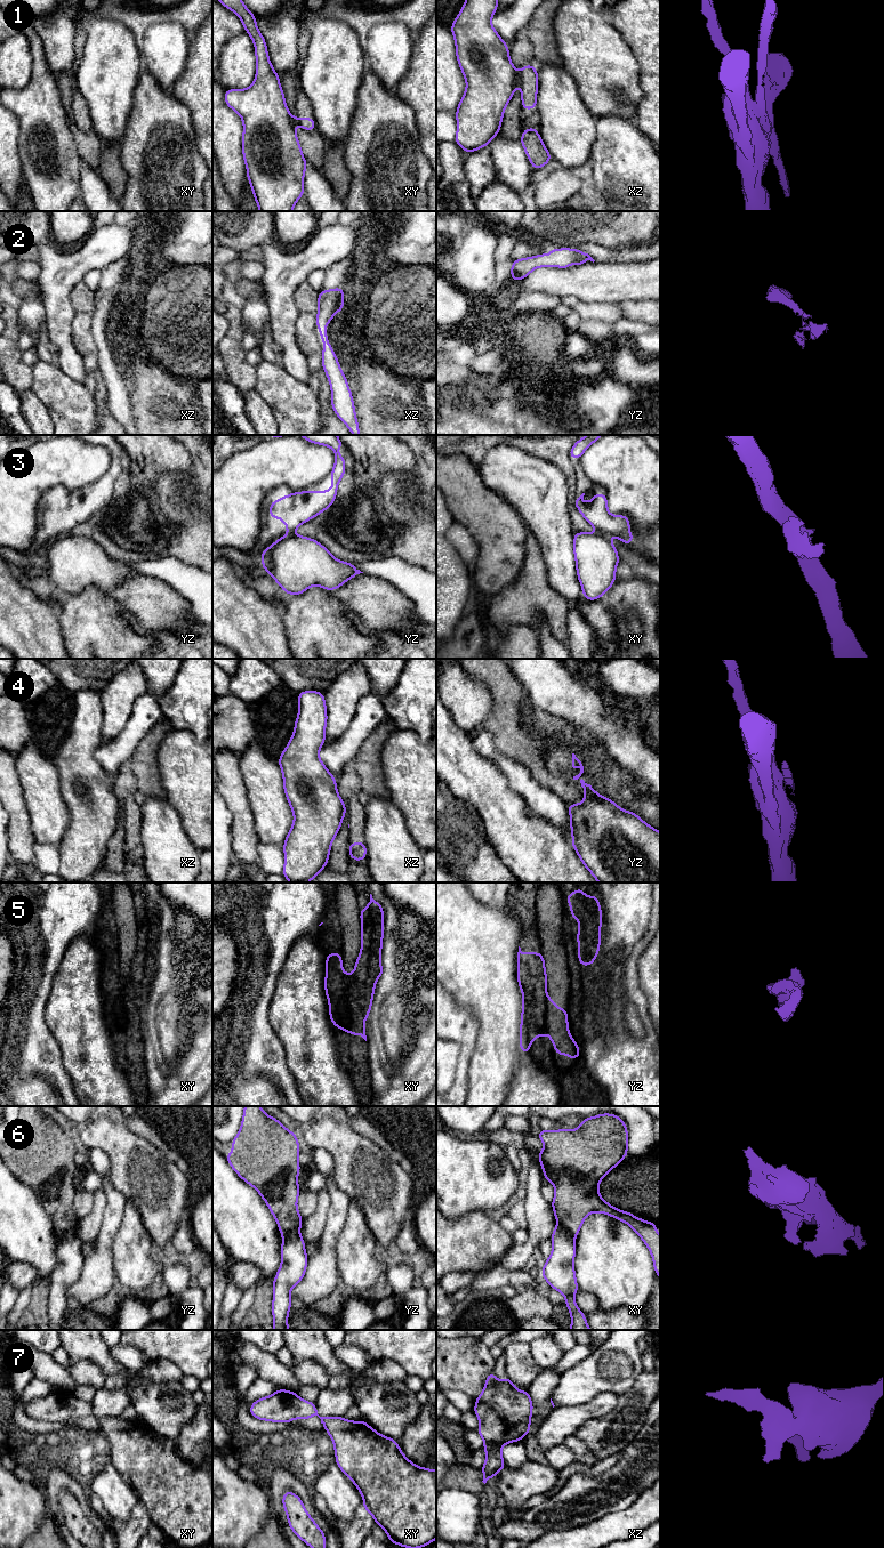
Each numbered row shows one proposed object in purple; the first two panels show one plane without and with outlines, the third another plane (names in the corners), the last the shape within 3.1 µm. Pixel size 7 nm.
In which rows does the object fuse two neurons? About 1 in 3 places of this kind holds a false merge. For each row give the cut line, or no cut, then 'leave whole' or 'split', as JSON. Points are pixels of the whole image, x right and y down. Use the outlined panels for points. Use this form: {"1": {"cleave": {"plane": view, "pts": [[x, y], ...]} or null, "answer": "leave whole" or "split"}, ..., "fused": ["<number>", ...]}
{"1": {"cleave": {"plane": "xz", "pts": [[517, 77], [519, 81]]}, "answer": "split"}, "2": {"cleave": null, "answer": "leave whole"}, "3": {"cleave": {"plane": "xy", "pts": [[597, 532], [604, 534]]}, "answer": "split"}, "4": {"cleave": {"plane": "xz", "pts": [[345, 806], [346, 808]]}, "answer": "split"}, "5": {"cleave": null, "answer": "leave whole"}, "6": {"cleave": {"plane": "xy", "pts": [[557, 1224], [573, 1238]]}, "answer": "split"}, "7": {"cleave": null, "answer": "leave whole"}, "fused": ["1", "3", "4", "6"]}

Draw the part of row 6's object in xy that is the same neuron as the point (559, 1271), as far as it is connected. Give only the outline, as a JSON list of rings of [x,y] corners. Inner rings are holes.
[[[557,1225],[552,1233],[553,1250],[543,1266],[541,1276],[548,1285],[565,1297],[565,1306],[571,1315],[569,1330],[592,1330],[585,1314],[578,1308],[574,1295],[579,1290],[573,1266],[576,1257],[574,1237]]]

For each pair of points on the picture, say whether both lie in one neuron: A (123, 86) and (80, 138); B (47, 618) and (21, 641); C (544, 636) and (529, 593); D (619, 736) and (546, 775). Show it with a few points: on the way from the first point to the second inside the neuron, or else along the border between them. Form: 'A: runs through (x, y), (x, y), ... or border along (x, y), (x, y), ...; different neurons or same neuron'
A: border along (93, 129), (103, 142); different neurons
B: runs through (40, 621), (27, 634); same neuron
C: border along (541, 613), (546, 619), (547, 627), (560, 641); different neurons
D: border along (591, 740), (609, 759), (618, 765); different neurons

